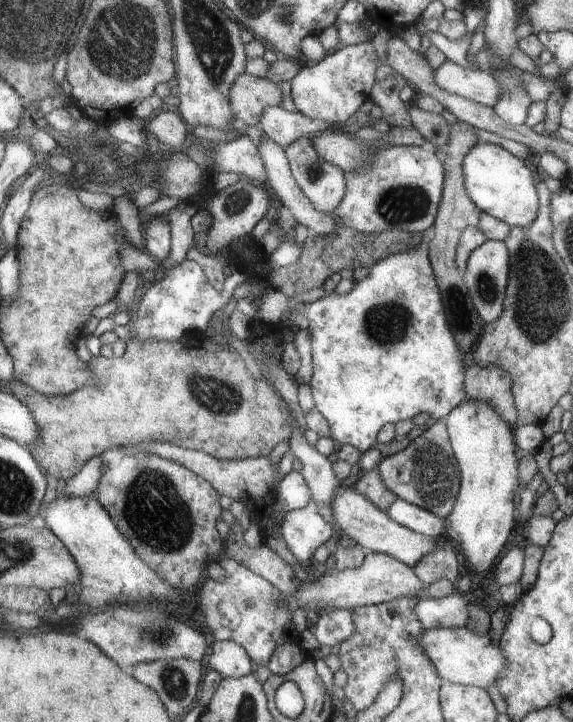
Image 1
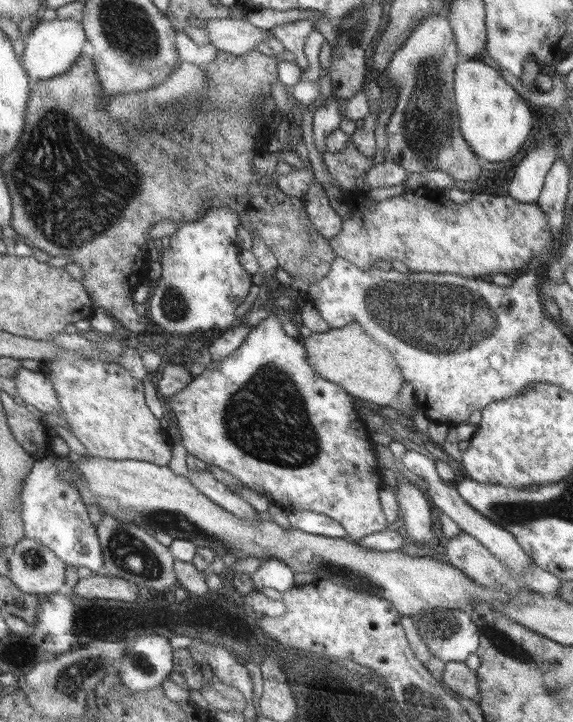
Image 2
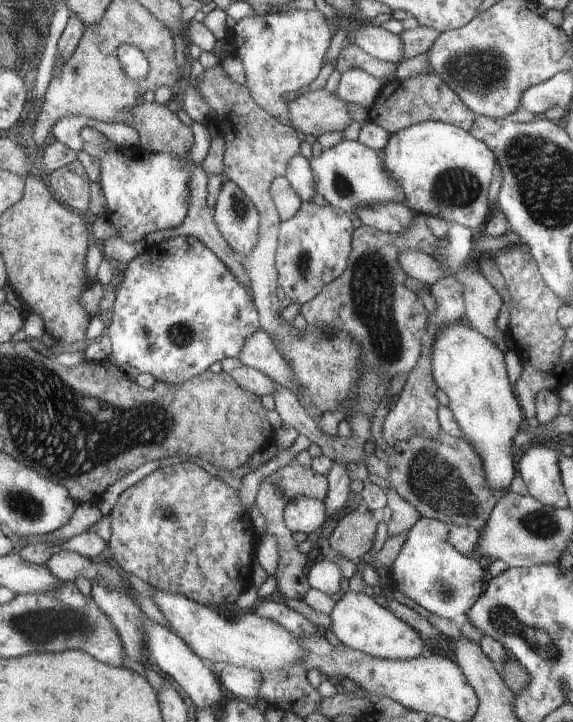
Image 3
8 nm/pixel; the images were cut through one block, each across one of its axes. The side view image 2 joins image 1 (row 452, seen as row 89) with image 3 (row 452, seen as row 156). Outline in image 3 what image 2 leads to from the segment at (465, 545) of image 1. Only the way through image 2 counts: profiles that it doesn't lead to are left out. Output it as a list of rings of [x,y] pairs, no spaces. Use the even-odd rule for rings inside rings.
[[[456,323],[437,332],[431,352],[431,367],[434,382],[437,388],[448,395],[448,406],[466,440],[473,444],[484,461],[489,485],[495,491],[510,489],[516,476],[510,446],[520,422],[524,420],[524,414],[508,382],[504,354],[493,340],[477,329],[464,326],[464,323]]]

